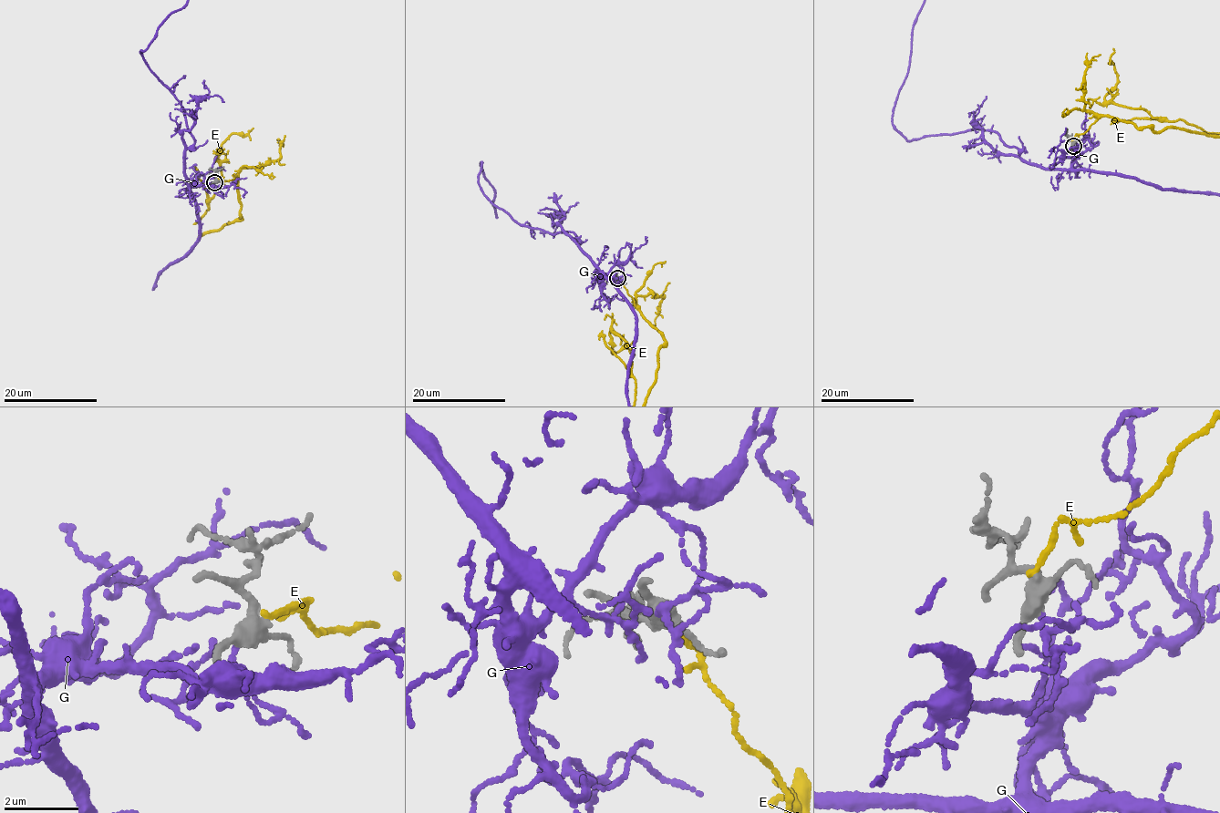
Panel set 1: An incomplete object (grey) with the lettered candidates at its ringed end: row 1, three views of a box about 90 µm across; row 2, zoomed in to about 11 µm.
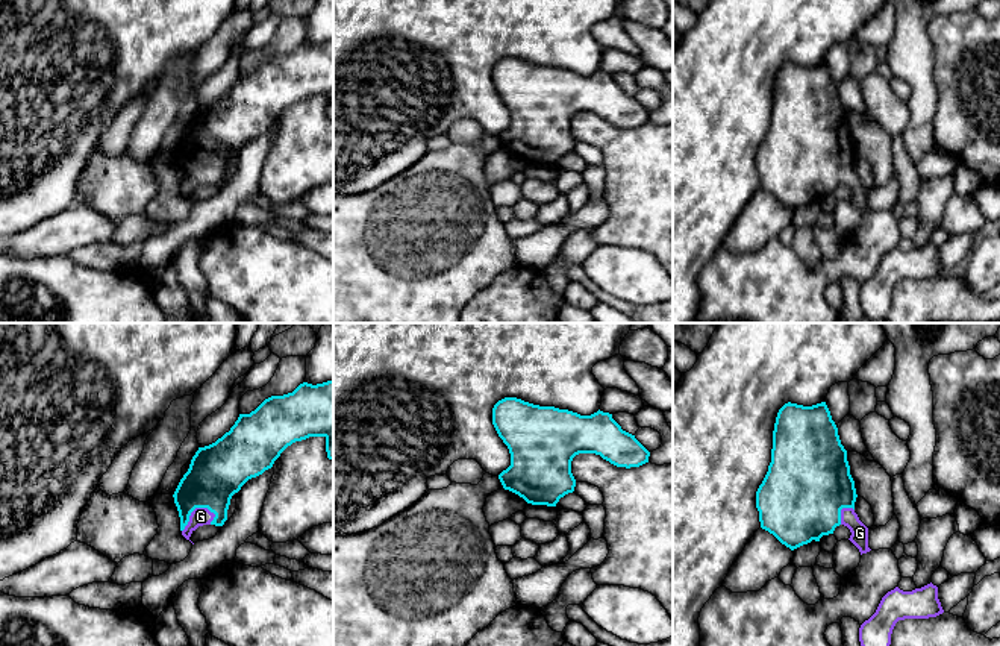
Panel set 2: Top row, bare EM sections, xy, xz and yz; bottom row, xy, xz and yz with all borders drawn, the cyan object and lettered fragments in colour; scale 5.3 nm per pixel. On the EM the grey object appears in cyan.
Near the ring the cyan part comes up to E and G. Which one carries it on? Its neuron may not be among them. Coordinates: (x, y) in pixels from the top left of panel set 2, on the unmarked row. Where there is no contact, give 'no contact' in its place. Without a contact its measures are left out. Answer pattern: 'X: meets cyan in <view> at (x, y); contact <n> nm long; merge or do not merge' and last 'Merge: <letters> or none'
E: no contact; do not merge
G: meets cyan in xy at (194, 169); contact 200 nm long; merge
Merge: G

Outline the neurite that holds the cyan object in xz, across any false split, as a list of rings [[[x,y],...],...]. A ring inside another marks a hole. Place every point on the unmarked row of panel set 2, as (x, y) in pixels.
[[[505,58],[492,68],[492,85],[511,114],[511,126],[498,135],[498,140],[505,150],[532,165],[556,167],[561,158],[574,152],[571,121],[579,114],[595,114],[626,129],[639,127],[648,123],[650,117],[635,96],[623,91],[612,74],[600,70],[591,76],[580,76],[568,70]]]

